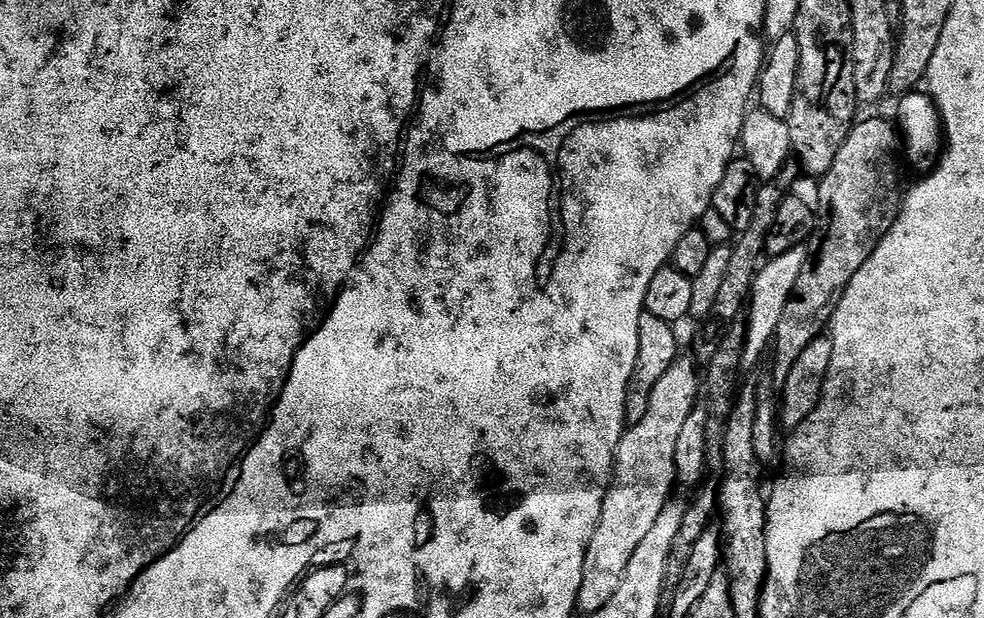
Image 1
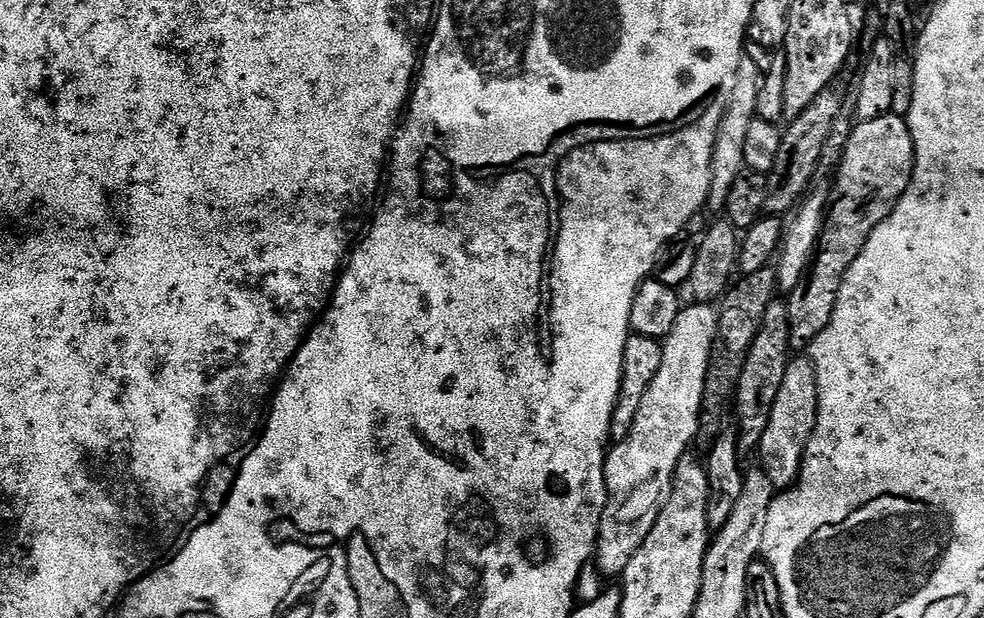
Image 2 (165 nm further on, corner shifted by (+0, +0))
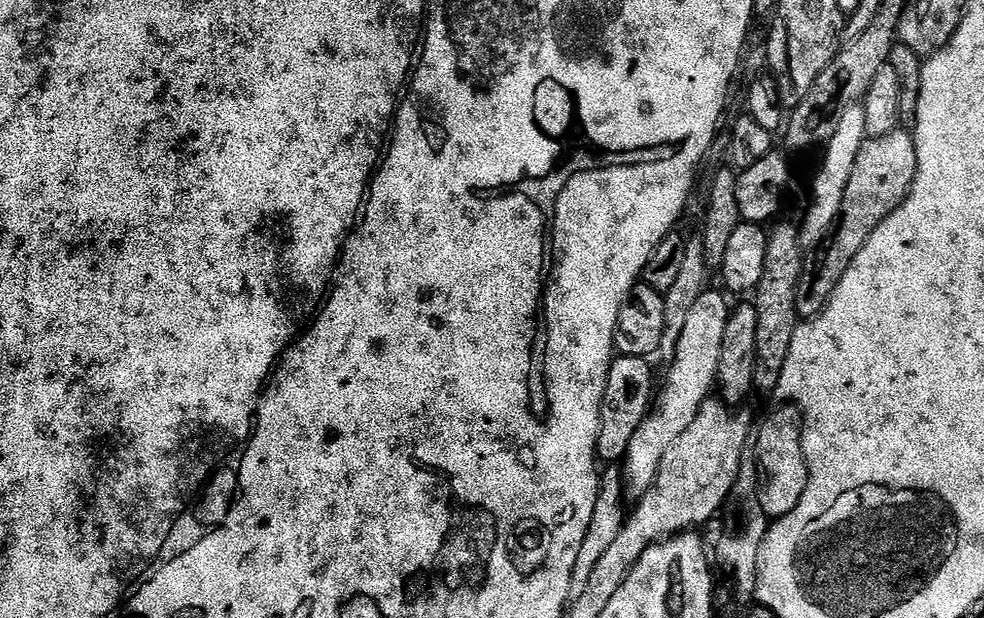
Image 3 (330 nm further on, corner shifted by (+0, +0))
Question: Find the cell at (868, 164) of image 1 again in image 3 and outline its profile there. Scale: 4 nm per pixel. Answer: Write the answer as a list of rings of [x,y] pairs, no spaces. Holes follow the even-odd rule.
[[[897,130],[882,134],[882,138],[869,136],[865,139],[862,150],[858,150],[850,182],[846,182],[846,198],[842,198],[836,227],[810,258],[805,259],[804,272],[800,275],[796,291],[797,317],[811,318],[828,305],[834,290],[838,290],[838,282],[842,282],[842,274],[850,270],[850,262],[858,258],[858,250],[866,246],[866,238],[870,238],[880,223],[902,206],[912,188],[917,166],[916,142],[911,131]]]

